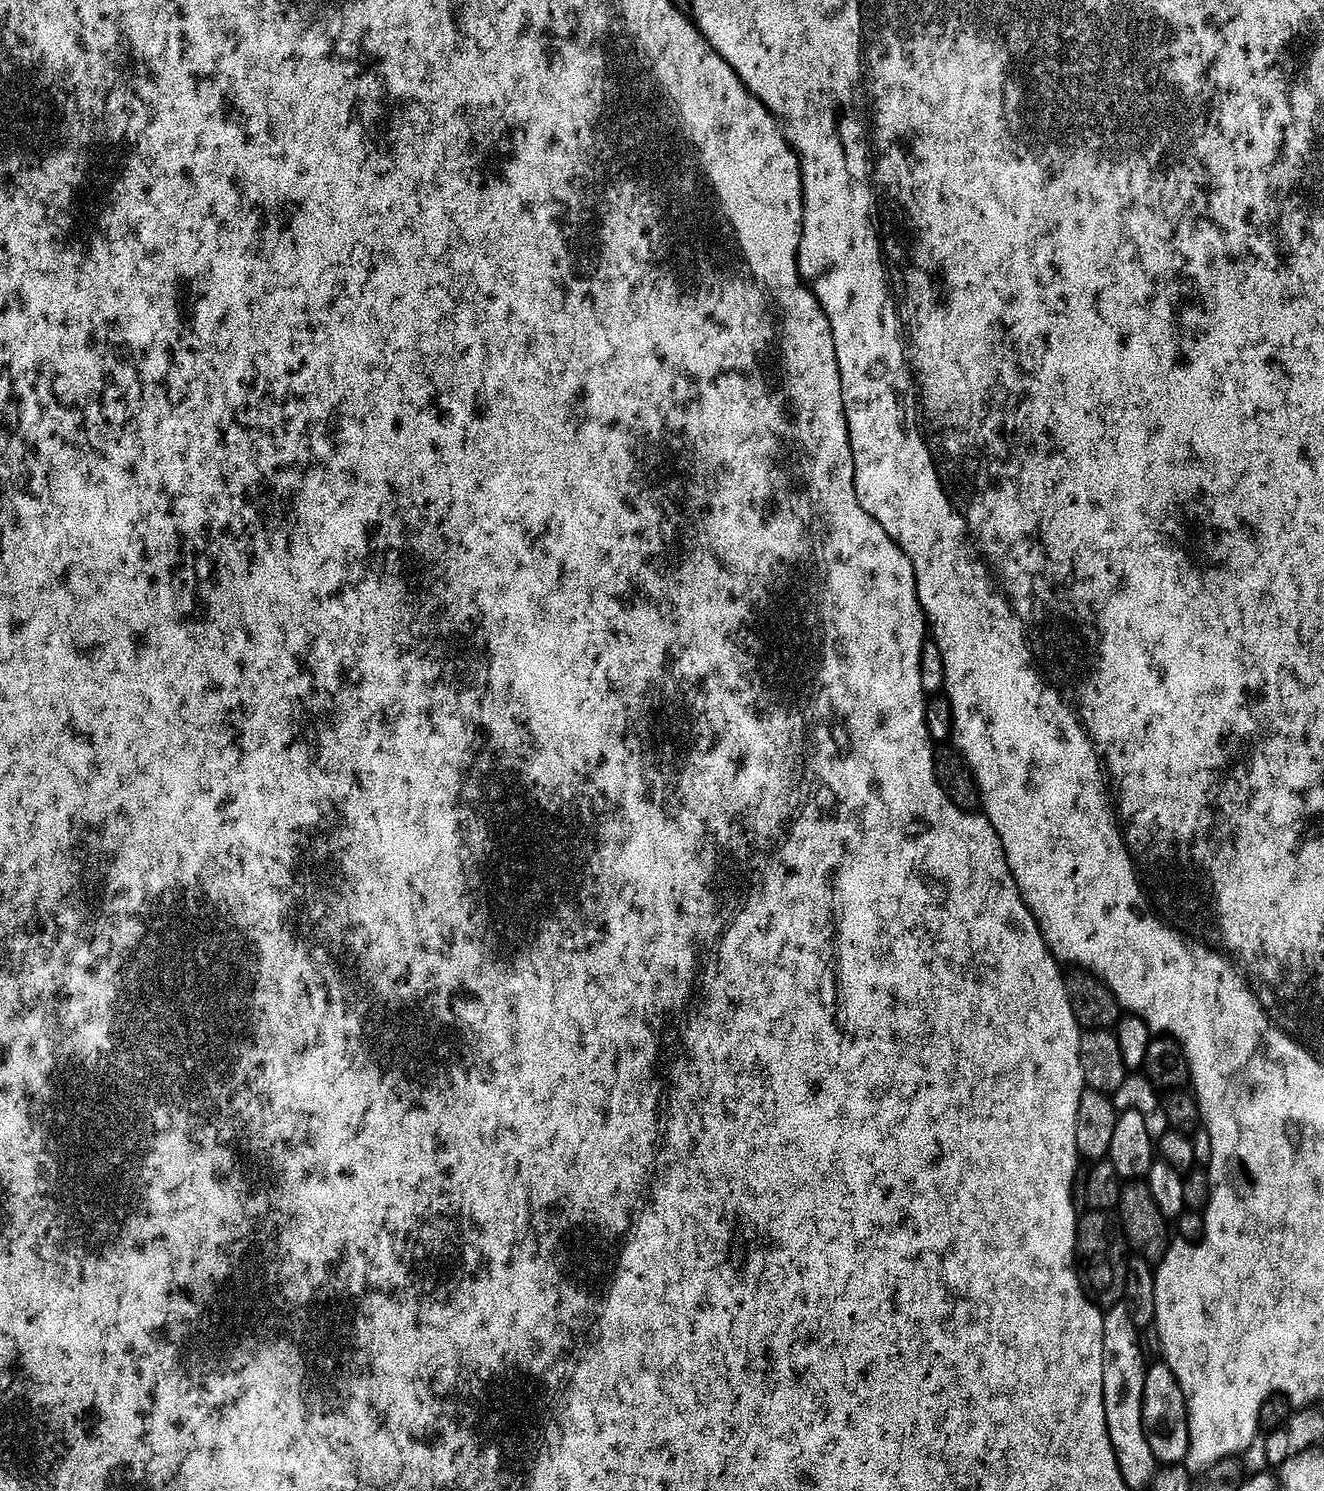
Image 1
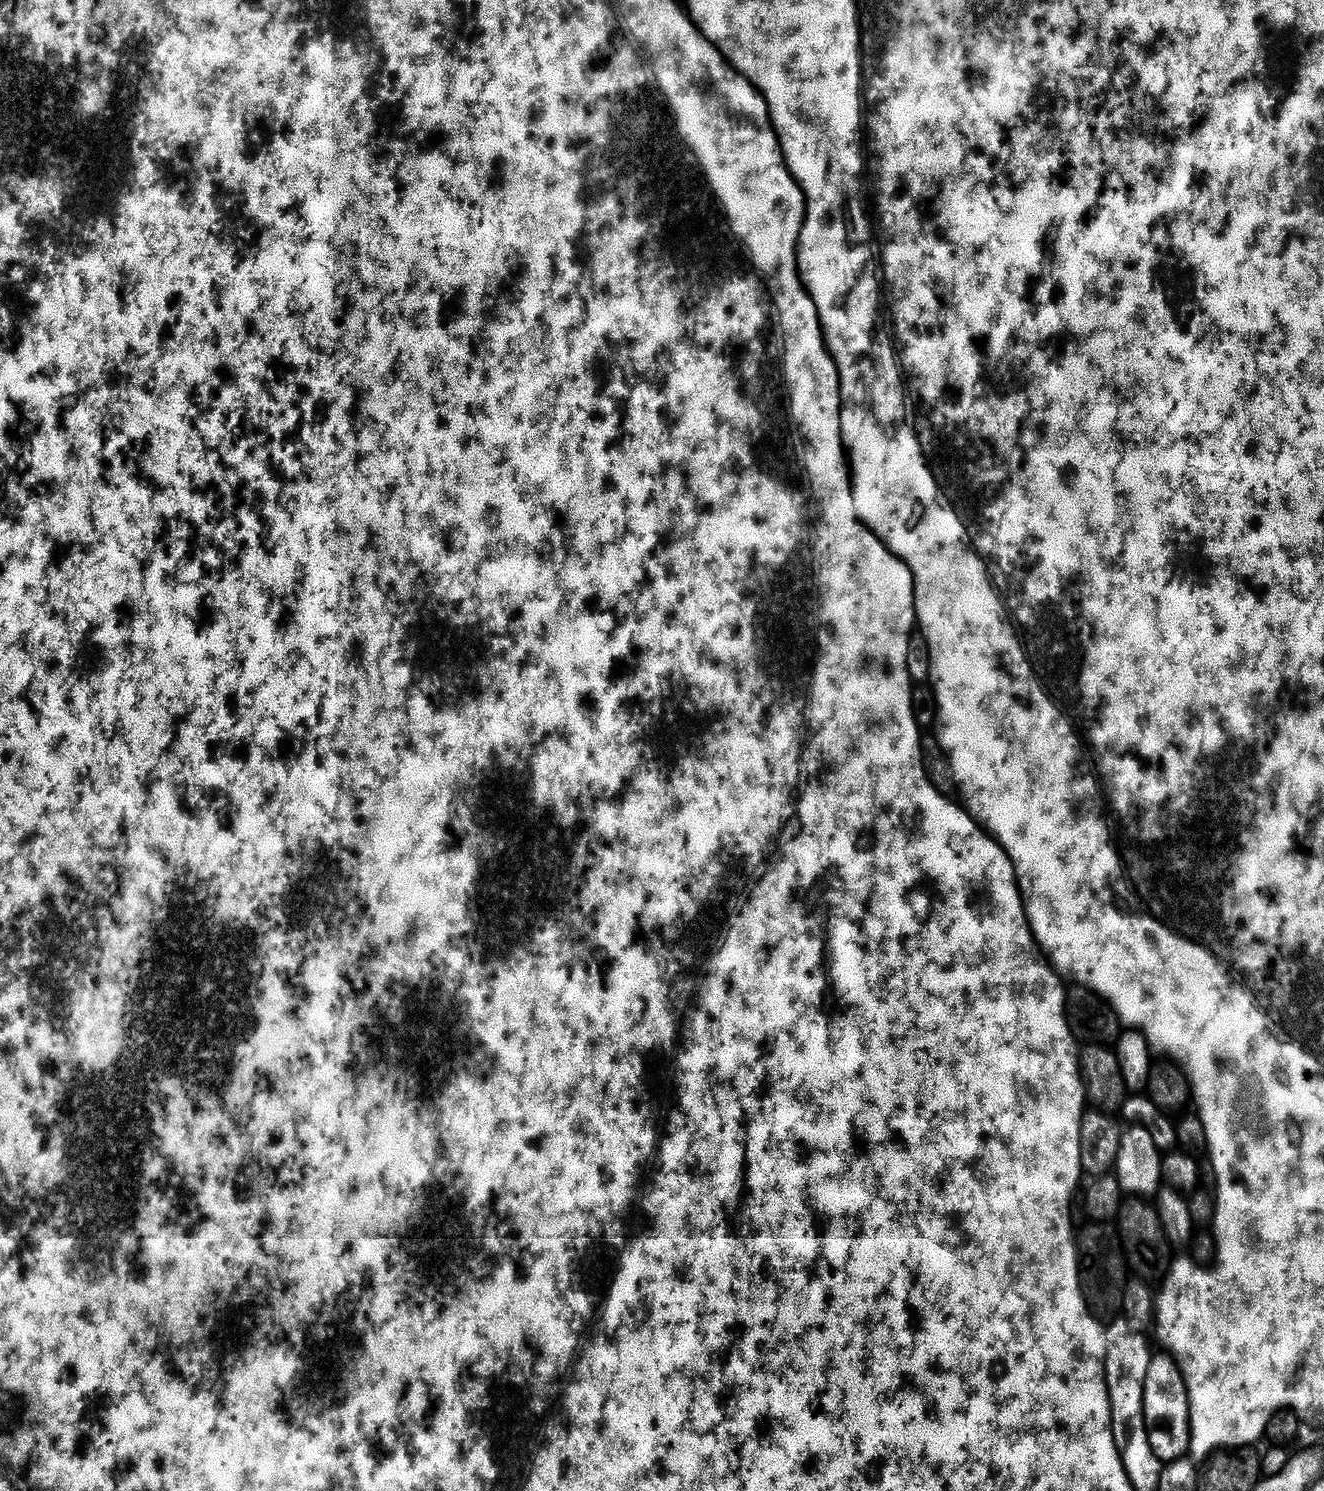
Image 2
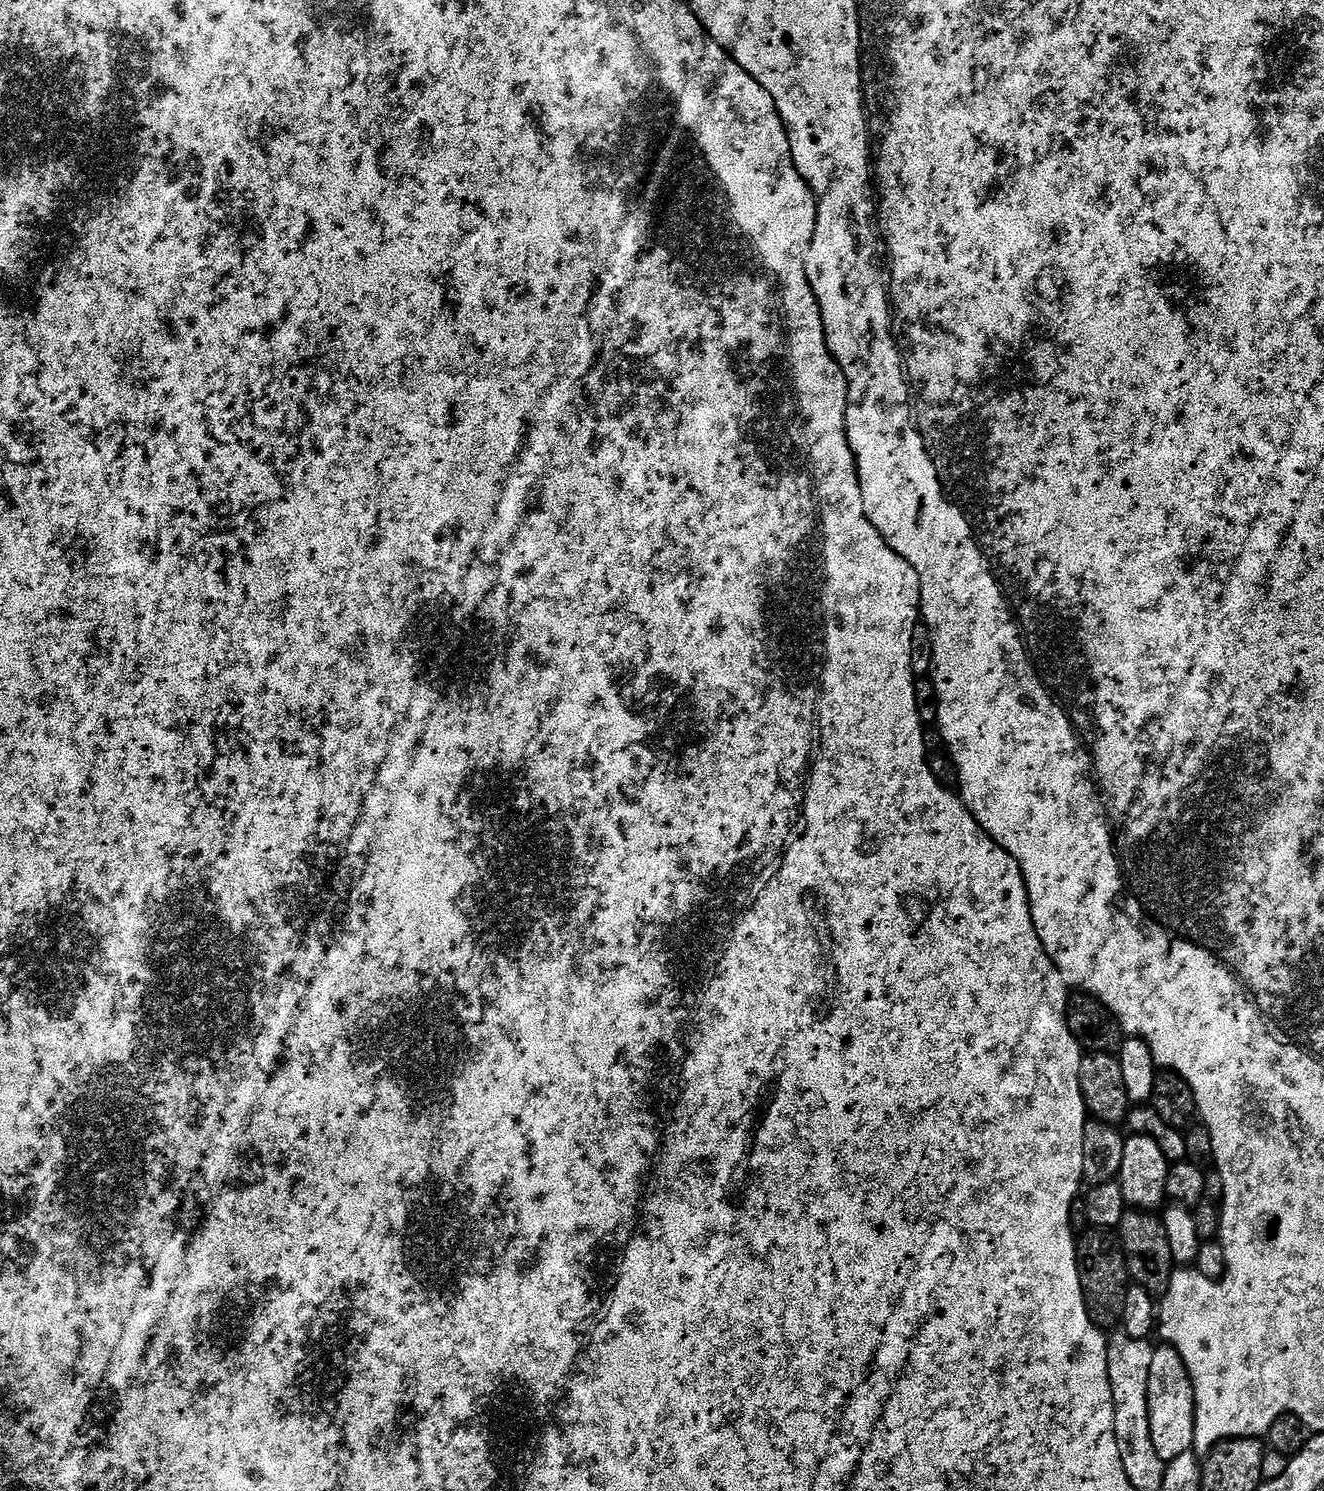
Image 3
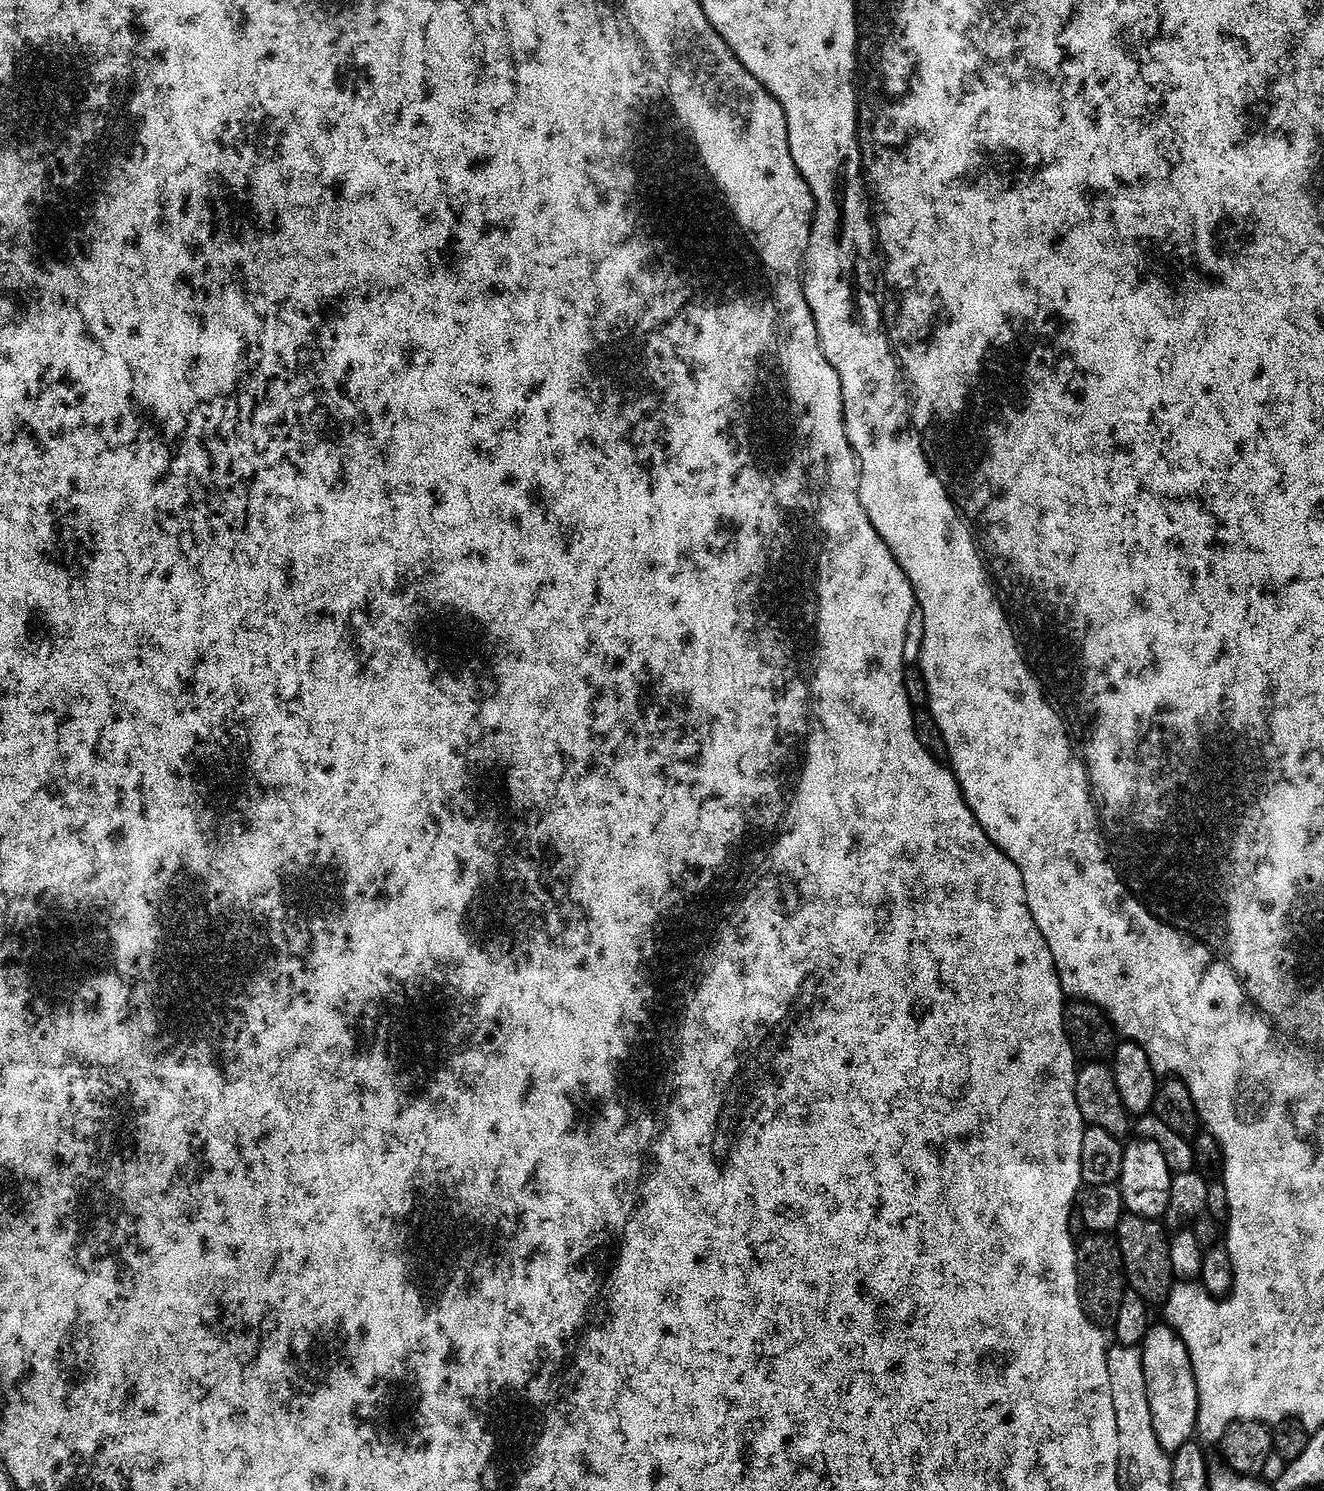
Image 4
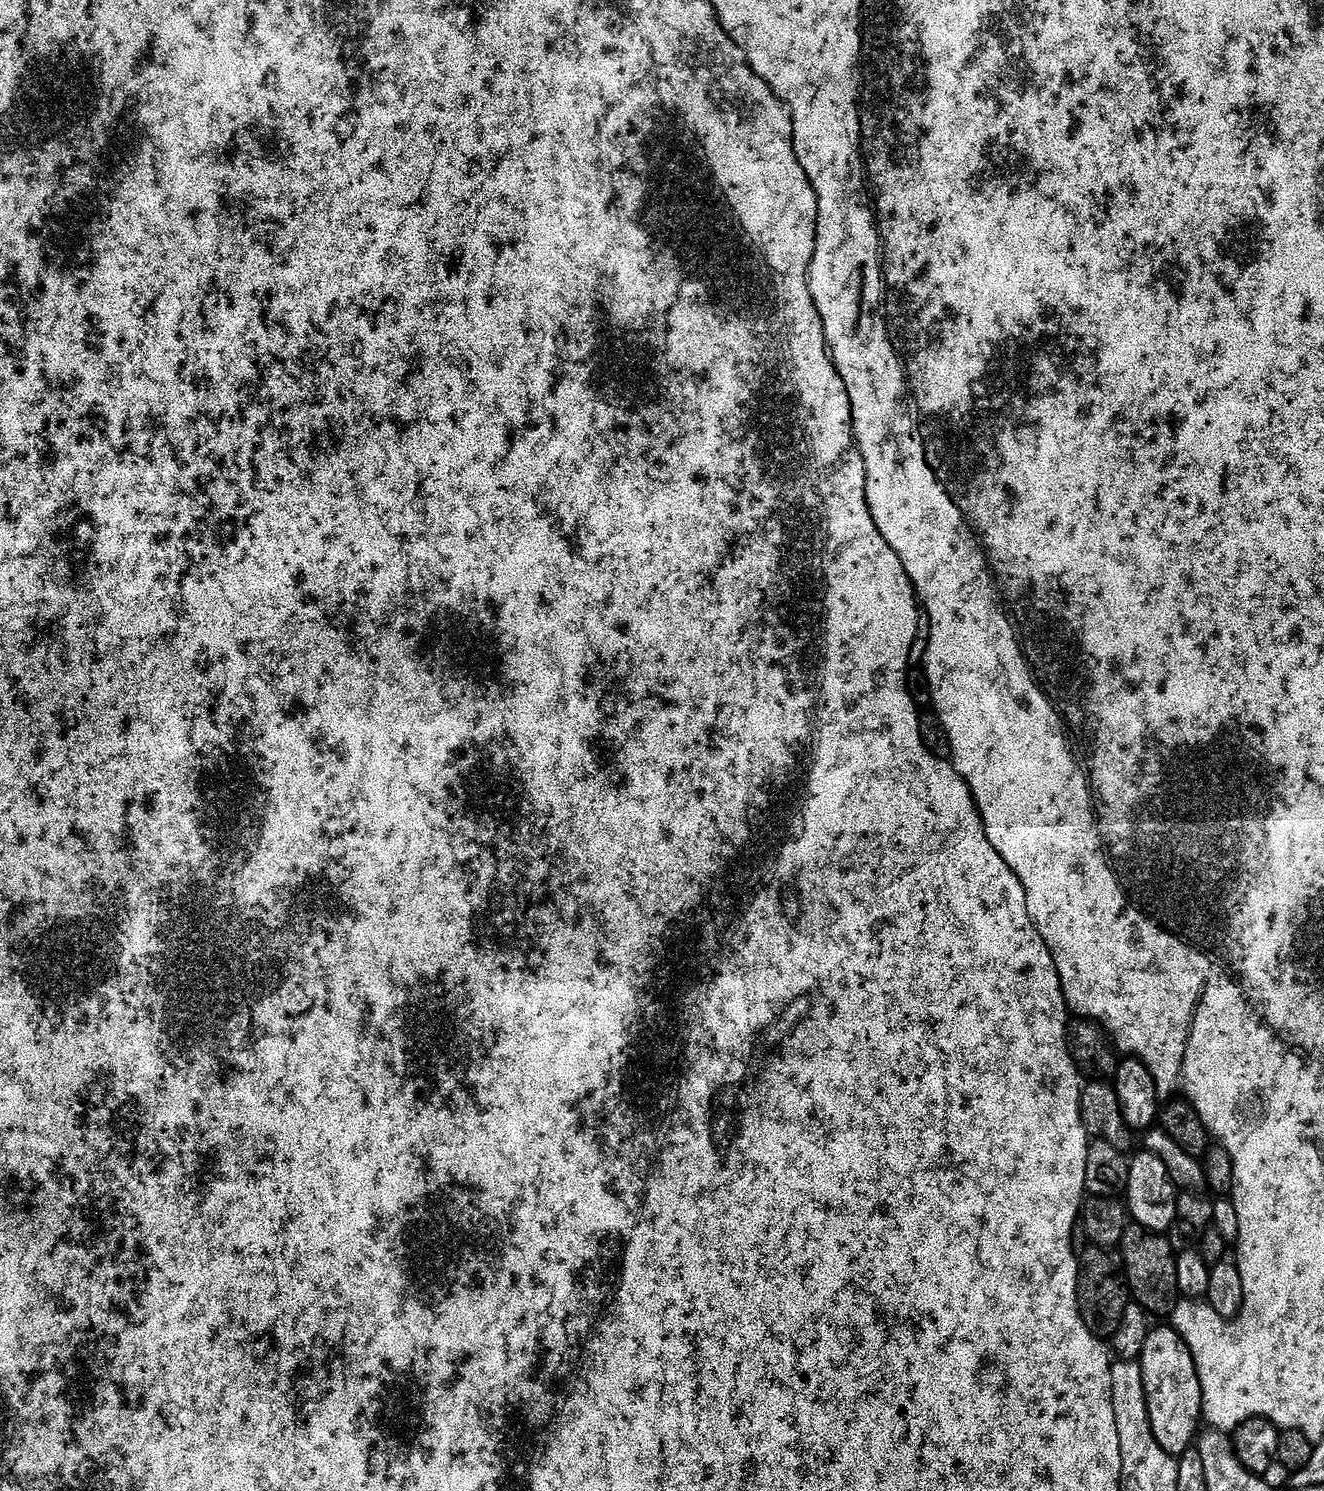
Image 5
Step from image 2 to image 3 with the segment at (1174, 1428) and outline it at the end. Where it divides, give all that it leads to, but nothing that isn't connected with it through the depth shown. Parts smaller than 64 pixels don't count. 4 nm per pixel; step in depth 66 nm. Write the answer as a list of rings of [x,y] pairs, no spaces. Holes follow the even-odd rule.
[[[1171,1346],[1163,1347],[1157,1347],[1152,1353],[1148,1379],[1148,1413],[1154,1450],[1158,1450],[1161,1458],[1167,1462],[1178,1458],[1178,1454],[1193,1451],[1196,1443],[1196,1399],[1192,1379],[1178,1350]]]

